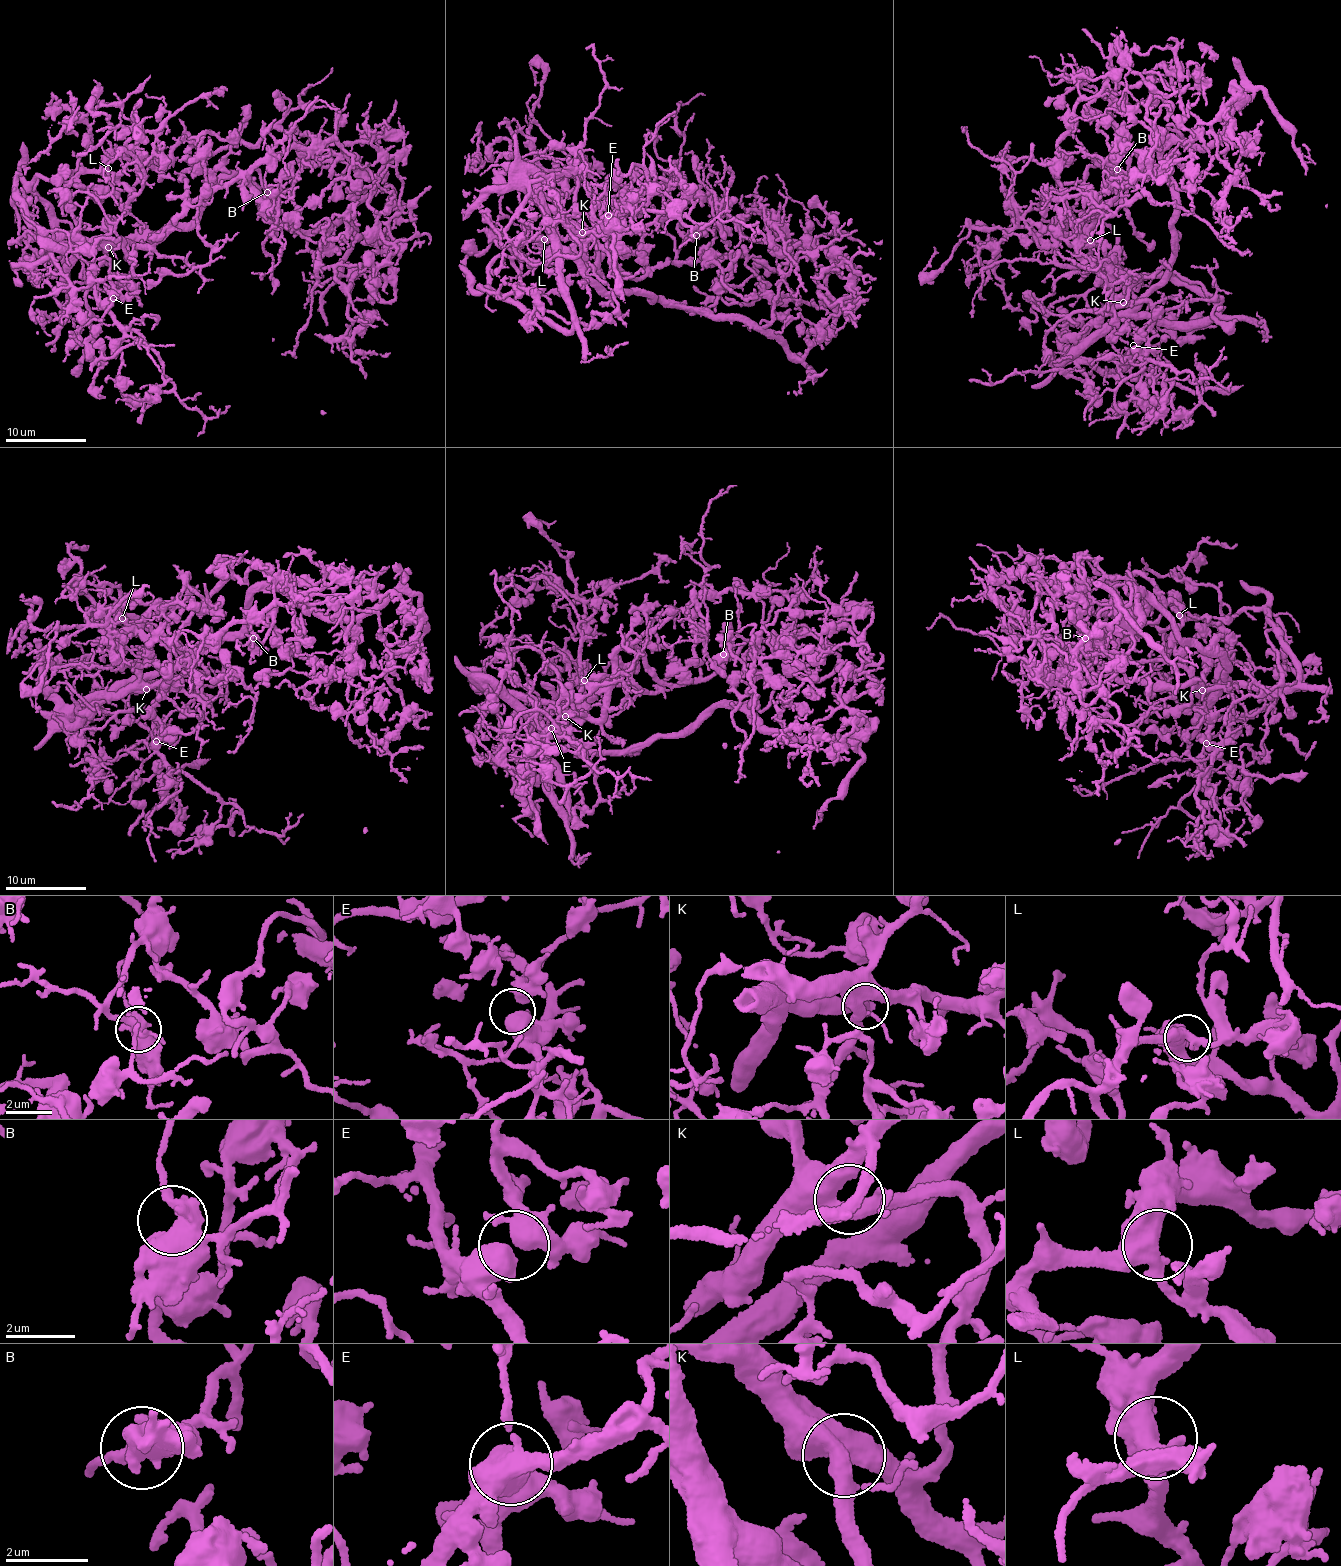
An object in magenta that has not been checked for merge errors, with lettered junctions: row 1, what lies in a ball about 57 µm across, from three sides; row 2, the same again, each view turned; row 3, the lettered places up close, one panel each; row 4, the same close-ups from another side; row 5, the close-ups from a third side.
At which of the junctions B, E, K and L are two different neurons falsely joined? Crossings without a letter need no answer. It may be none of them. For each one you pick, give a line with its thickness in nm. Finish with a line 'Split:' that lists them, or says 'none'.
Split: none

